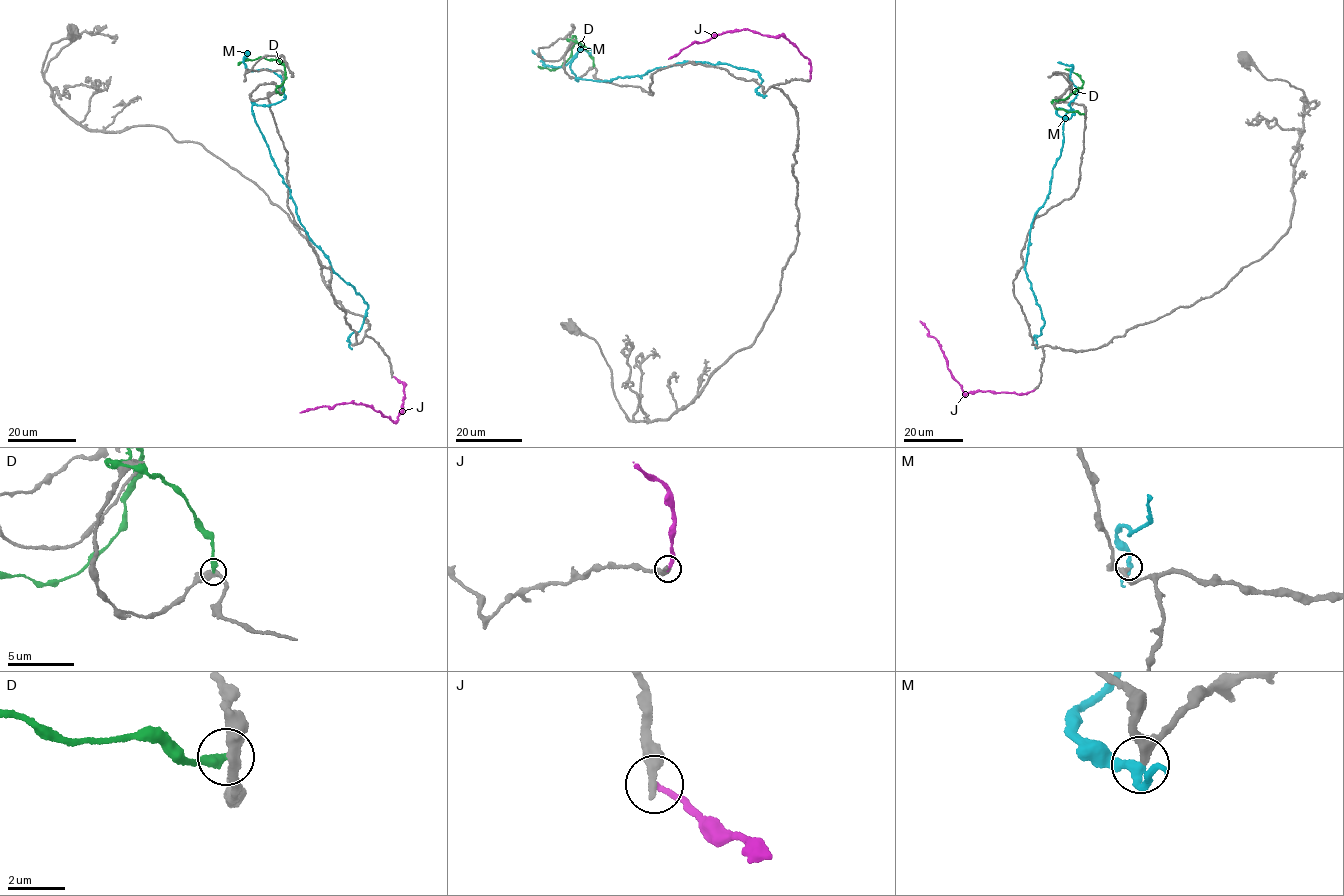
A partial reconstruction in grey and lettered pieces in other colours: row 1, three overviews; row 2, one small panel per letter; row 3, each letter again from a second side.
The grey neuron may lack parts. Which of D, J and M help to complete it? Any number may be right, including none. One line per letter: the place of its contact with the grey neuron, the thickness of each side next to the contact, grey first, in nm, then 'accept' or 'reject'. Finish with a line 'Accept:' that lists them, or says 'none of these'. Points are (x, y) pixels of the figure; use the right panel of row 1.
D: (1084, 113) | 320/320 nm | reject
J: (1035, 389) | 340/200 nm | reject
M: (1036, 344) | 280/280 nm | reject
Accept: none of these

